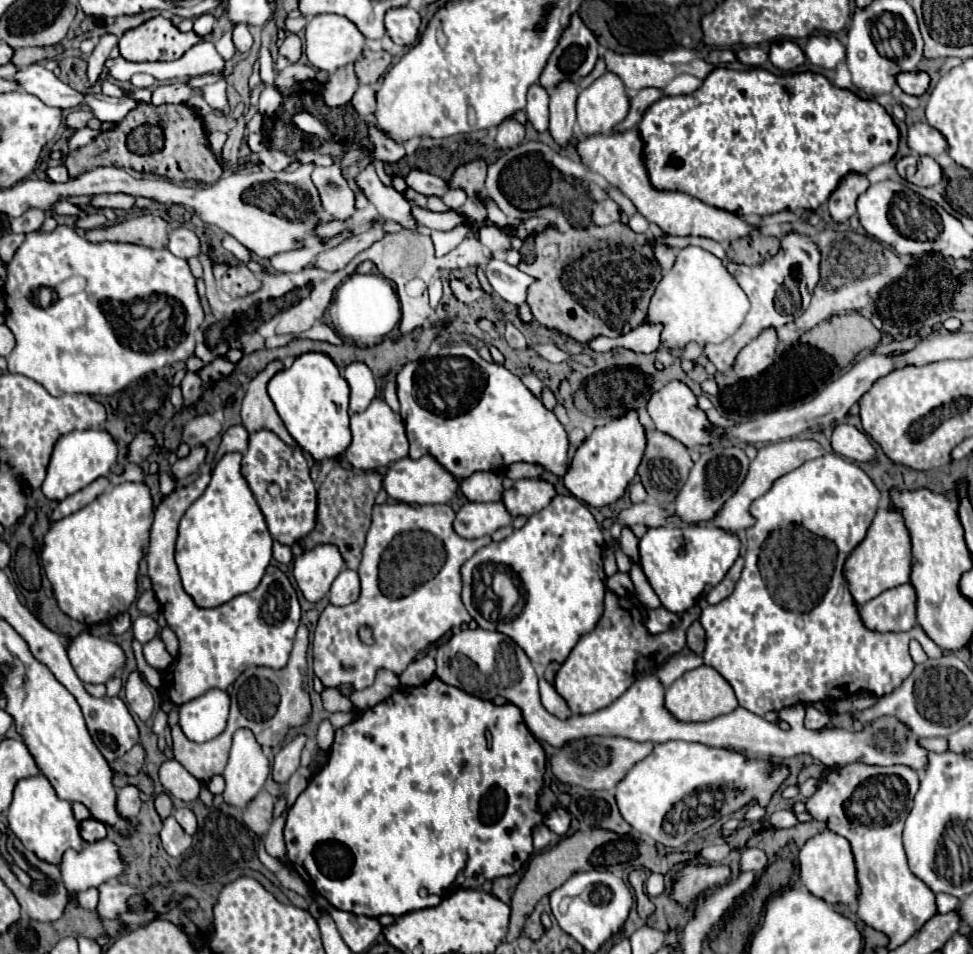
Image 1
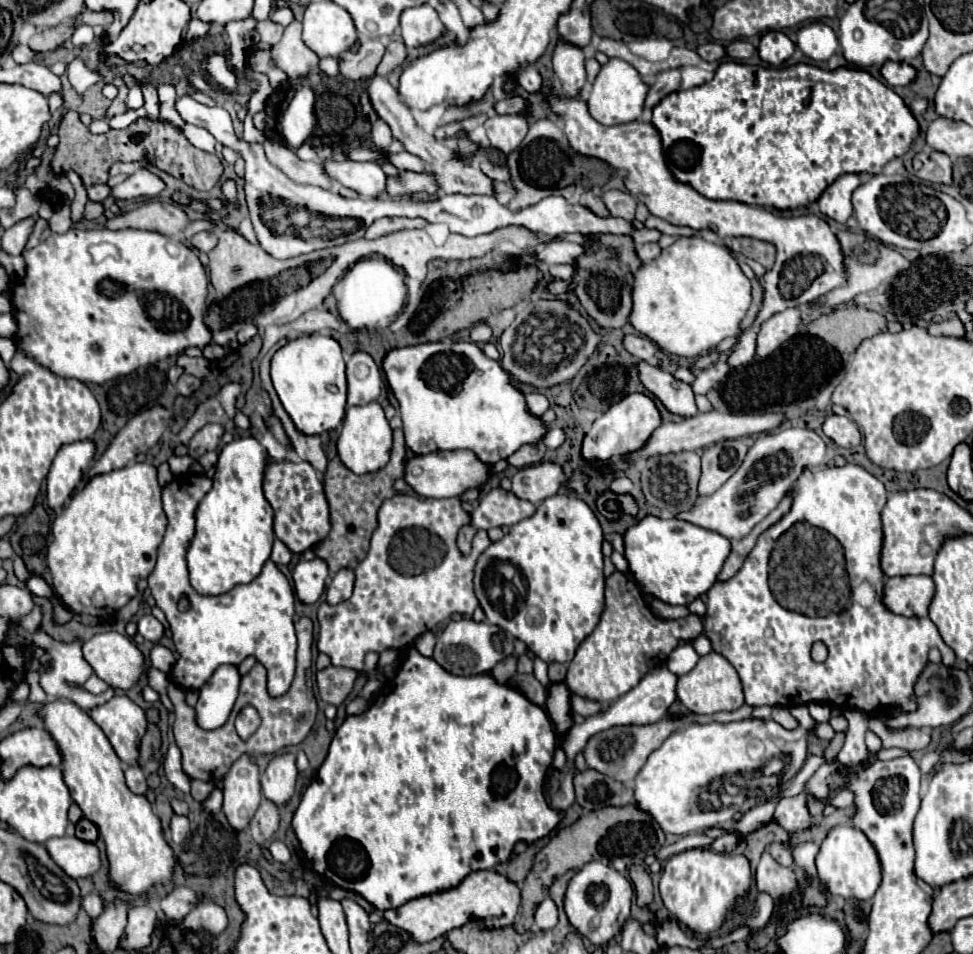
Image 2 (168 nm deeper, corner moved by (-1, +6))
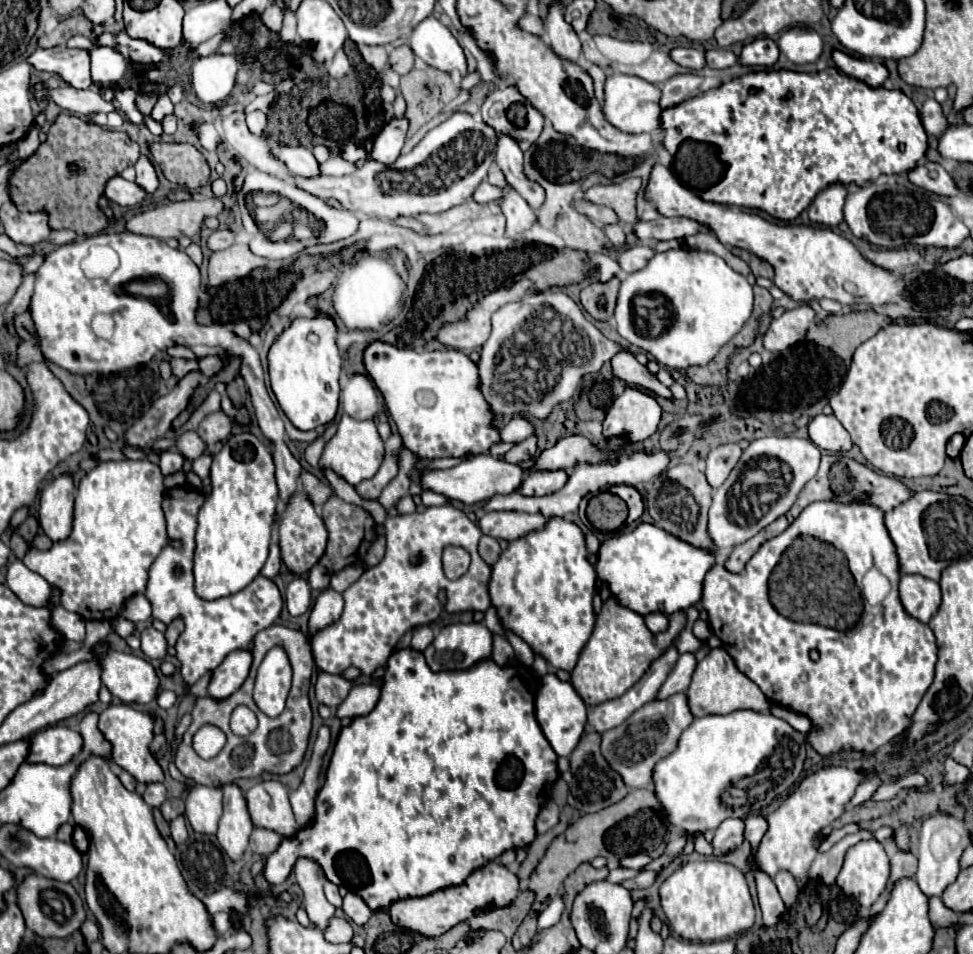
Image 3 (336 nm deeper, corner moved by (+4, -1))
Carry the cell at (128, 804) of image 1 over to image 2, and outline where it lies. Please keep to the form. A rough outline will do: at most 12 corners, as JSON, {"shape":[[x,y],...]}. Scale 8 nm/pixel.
{"shape":[[124,765],[130,791],[144,795],[148,785],[140,767]]}

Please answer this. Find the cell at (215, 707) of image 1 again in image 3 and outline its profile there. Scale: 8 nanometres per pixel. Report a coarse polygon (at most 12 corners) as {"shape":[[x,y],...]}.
{"shape":[[235,650],[213,670],[209,698],[221,702],[249,674],[249,650]]}

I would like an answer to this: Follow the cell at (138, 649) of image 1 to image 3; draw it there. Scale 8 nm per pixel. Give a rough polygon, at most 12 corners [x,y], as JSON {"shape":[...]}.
{"shape":[[122,617],[112,622],[114,631],[123,639],[135,630],[135,624]]}

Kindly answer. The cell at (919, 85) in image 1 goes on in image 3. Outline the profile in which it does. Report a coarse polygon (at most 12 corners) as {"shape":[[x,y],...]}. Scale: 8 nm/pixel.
{"shape":[[839,50],[833,60],[841,72],[871,88],[889,78],[885,64],[857,60]]}

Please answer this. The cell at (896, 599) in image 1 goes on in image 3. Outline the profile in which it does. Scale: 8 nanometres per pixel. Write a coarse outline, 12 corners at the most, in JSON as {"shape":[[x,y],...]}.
{"shape":[[901,576],[905,612],[923,624],[941,604],[939,584]]}

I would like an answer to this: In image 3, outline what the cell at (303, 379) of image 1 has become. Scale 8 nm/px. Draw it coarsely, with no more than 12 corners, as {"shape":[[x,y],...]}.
{"shape":[[327,316],[295,318],[269,350],[295,428],[331,424],[341,356]]}

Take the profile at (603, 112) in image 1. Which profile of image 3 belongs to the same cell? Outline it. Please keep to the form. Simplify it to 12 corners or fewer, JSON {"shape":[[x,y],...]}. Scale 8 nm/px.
{"shape":[[621,72],[607,76],[603,114],[627,134],[659,128],[661,90]]}

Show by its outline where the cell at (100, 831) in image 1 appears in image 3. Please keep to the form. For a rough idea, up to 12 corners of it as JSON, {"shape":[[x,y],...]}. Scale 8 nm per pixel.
{"shape":[[79,826],[73,830],[73,844],[79,852],[89,848],[87,834]]}

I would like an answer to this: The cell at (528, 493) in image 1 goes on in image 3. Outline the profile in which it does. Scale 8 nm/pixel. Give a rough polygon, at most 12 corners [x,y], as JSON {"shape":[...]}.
{"shape":[[563,470],[531,472],[517,488],[521,496],[547,496],[563,488]]}

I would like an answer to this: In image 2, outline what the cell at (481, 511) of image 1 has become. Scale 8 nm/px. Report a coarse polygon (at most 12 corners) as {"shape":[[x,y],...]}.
{"shape":[[502,487],[472,511],[458,533],[458,549],[470,553],[478,529],[512,527],[534,515],[536,505]]}

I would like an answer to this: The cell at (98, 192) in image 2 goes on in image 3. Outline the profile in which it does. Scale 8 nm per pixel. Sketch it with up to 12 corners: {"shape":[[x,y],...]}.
{"shape":[[115,176],[103,196],[119,206],[133,206],[145,198],[135,182]]}

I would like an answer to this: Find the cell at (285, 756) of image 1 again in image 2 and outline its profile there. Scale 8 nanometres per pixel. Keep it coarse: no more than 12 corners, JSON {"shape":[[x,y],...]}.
{"shape":[[274,757],[260,777],[262,795],[286,805],[294,795],[296,757]]}

